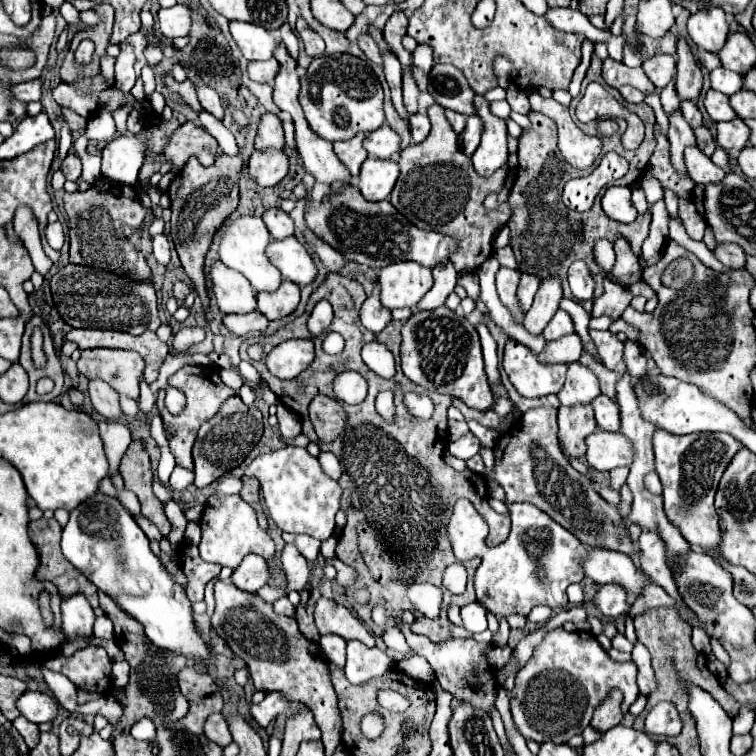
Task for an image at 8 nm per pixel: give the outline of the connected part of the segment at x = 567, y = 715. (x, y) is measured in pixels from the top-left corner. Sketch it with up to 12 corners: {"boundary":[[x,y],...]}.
{"boundary":[[558,627],[516,673],[510,709],[536,743],[568,743],[634,661]]}

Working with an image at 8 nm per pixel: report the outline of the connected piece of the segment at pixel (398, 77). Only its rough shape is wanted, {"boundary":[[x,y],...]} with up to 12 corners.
{"boundary":[[372,29],[384,55],[384,73],[392,91],[392,103],[408,123],[402,101],[402,67],[388,51],[382,31]]}

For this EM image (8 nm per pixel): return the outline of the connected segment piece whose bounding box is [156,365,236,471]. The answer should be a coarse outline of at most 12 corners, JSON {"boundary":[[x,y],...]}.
{"boundary":[[186,365],[168,379],[186,395],[180,415],[164,407],[170,453],[194,471],[192,445],[200,425],[212,419],[236,391],[214,369]]}

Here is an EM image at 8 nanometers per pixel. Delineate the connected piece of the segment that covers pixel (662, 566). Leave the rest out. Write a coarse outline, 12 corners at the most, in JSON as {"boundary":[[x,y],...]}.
{"boundary":[[642,531],[640,565],[682,609],[678,587],[666,565],[664,543]]}

